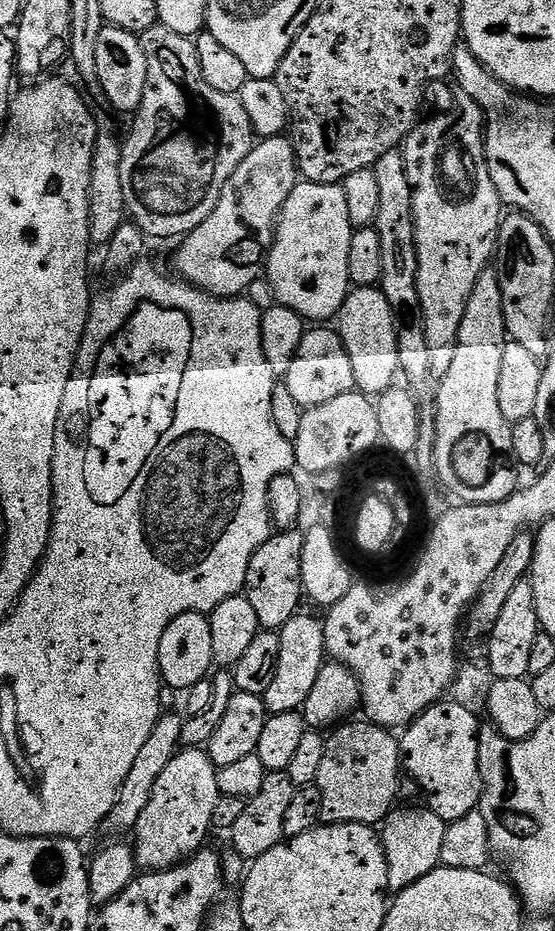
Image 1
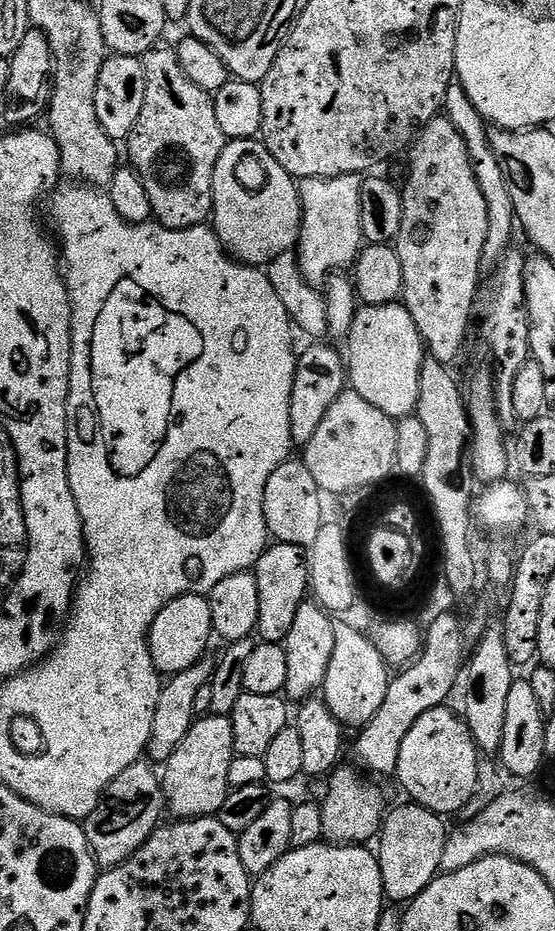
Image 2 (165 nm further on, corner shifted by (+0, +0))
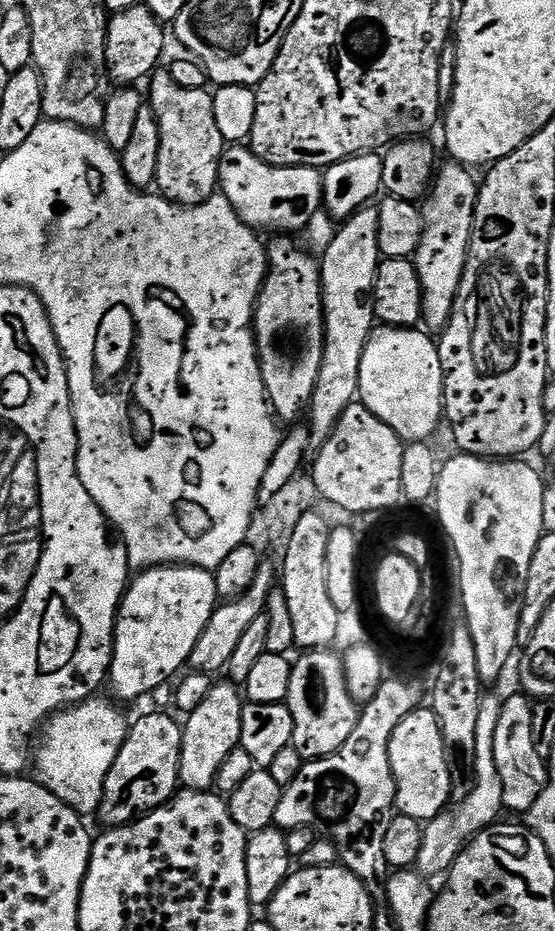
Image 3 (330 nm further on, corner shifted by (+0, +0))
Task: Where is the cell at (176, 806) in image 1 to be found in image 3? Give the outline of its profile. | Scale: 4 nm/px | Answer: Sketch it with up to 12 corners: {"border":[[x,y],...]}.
{"border":[[213,683],[187,713],[180,784],[215,785],[240,747],[245,701],[237,685]]}

